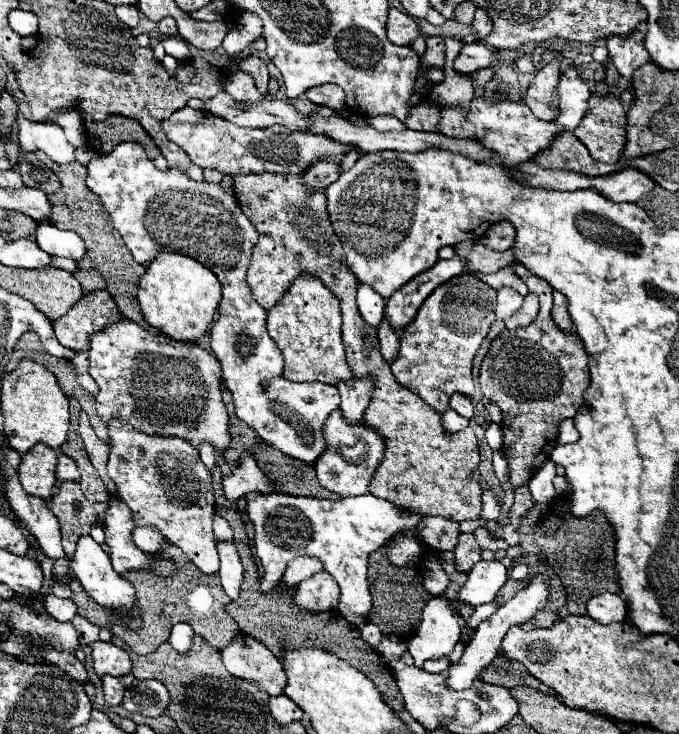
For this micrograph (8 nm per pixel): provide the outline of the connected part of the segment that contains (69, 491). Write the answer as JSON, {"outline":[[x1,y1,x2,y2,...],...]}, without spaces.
{"outline":[[78,481,60,483,58,495,48,501,48,509,58,517,62,529,62,545,70,559,76,549,76,541,88,535,92,527,104,523,108,503,92,503,84,497]]}

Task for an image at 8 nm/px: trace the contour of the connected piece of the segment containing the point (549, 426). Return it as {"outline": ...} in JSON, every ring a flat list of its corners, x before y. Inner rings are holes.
{"outline":[[514,263,512,269,526,283,529,292,540,297,540,313,528,327,516,331,504,329,492,341,480,367,480,389,486,399,502,409,502,453,510,465,510,483,520,487,550,459,550,451,556,447,558,425,562,419,578,413,582,395,590,385,590,373,580,337,566,335,550,317,552,287,520,263]]}

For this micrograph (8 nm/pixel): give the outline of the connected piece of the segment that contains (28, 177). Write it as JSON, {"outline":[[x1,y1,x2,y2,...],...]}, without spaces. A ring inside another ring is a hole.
{"outline":[[18,153,18,173,28,187,38,187,44,193,54,193,60,189,56,175,34,153]]}

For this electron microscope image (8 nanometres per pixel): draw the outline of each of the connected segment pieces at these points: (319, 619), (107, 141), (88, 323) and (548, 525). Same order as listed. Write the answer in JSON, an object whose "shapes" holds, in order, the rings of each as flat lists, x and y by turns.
{"shapes":[[[212,475,212,487,216,493,216,513,220,517,224,517,232,529,234,529,234,545,238,549,238,555,242,559,244,565,244,583,242,583,242,591,240,597,236,601,232,601,226,611,232,615,232,619,238,623,240,631,244,635,250,635,254,639,258,639,260,643,264,643,274,655,280,655,282,647,318,647,330,653,336,653,340,659,344,659,346,663,350,663,352,667,356,667,358,671,364,671,364,675,368,679,372,679,372,683,376,685,376,689,380,691,382,699,394,709,394,711,402,711,404,709,404,701,402,701,402,693,396,687,396,681,388,669,388,665,384,665,380,661,380,655,364,643,364,639,360,637,358,629,354,625,350,625,348,621,344,621,344,617,338,611,330,611,330,613,300,613,300,609,296,609,296,605,292,605,292,593,296,593,296,587,288,587,286,591,280,591,280,583,264,593,260,589,260,577,256,571,256,561,248,549,248,537,244,531,244,523,240,519,240,511,234,503,230,503,222,493,222,483,220,483,220,475]],[[81,111,80,113,84,119,84,127,92,151,112,153,112,149,116,149,116,145,124,141,138,141,150,159,156,159,160,155,160,149,154,145,154,141,148,137,148,133,140,127,136,119,124,115,112,115,104,121,92,121,92,117]],[[106,289,92,291,64,317,54,321,54,333,60,345,74,351,86,351,90,335,104,331,112,321,120,321,120,317,122,313]],[[570,487,564,495,554,497,546,509,540,525,534,529,534,543,542,549,542,553,548,557,548,563,552,565,554,573,560,577,568,601,558,611,558,619,566,619,568,615,586,615,586,603,594,595,600,593,620,593,618,575,614,567,614,531,604,513,598,509,588,513,586,517,576,517,570,511]]]}

